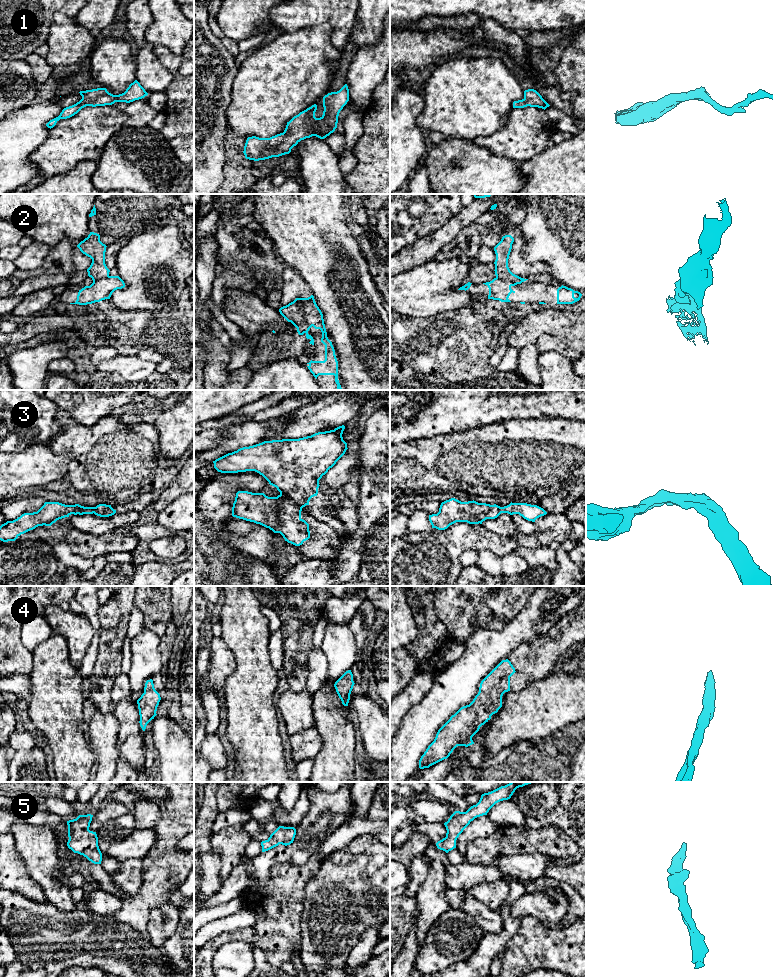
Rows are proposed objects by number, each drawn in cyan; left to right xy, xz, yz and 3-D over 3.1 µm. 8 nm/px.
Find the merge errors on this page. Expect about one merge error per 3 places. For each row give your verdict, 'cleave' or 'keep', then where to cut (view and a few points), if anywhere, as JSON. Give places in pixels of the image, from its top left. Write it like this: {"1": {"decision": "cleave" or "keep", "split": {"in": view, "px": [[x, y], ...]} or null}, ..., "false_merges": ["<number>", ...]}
{"1": {"decision": "keep", "split": null}, "2": {"decision": "cleave", "split": {"in": "xz", "px": [[293, 301], [303, 315], [303, 321], [308, 327], [306, 332]]}}, "3": {"decision": "cleave", "split": {"in": "xz", "px": [[280, 494], [290, 498], [301, 508]]}}, "4": {"decision": "keep", "split": null}, "5": {"decision": "keep", "split": null}, "false_merges": ["2", "3"]}

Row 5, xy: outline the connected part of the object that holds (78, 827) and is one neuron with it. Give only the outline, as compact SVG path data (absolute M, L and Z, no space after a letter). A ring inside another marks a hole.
M91 814L79 815L76 819L67 821L69 837L67 846L92 863L101 864L102 853L98 846L97 834L89 830L92 817Z

